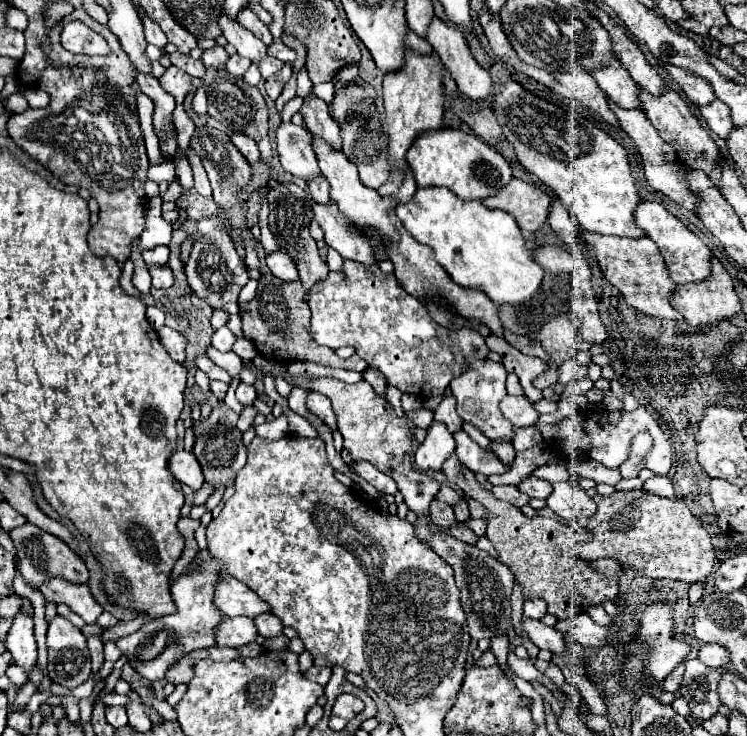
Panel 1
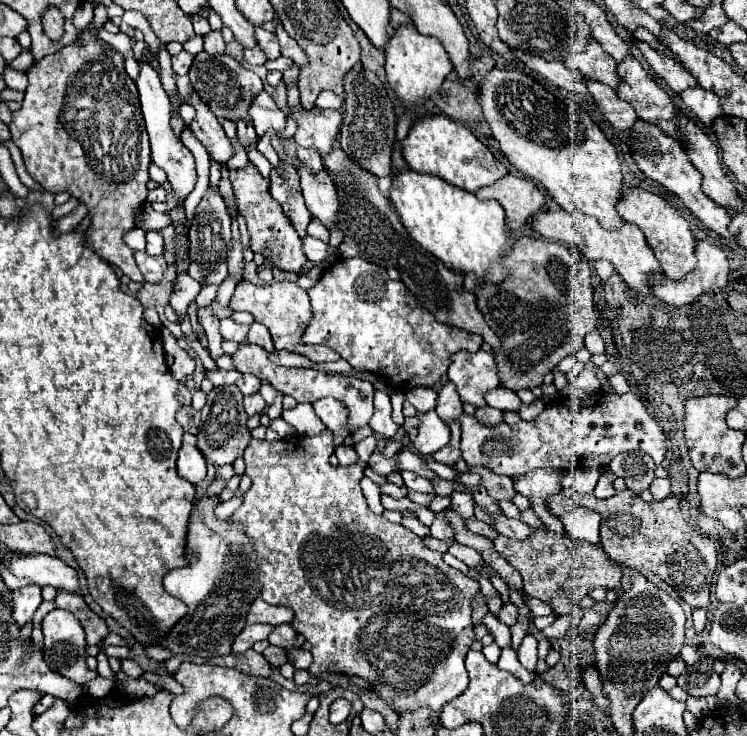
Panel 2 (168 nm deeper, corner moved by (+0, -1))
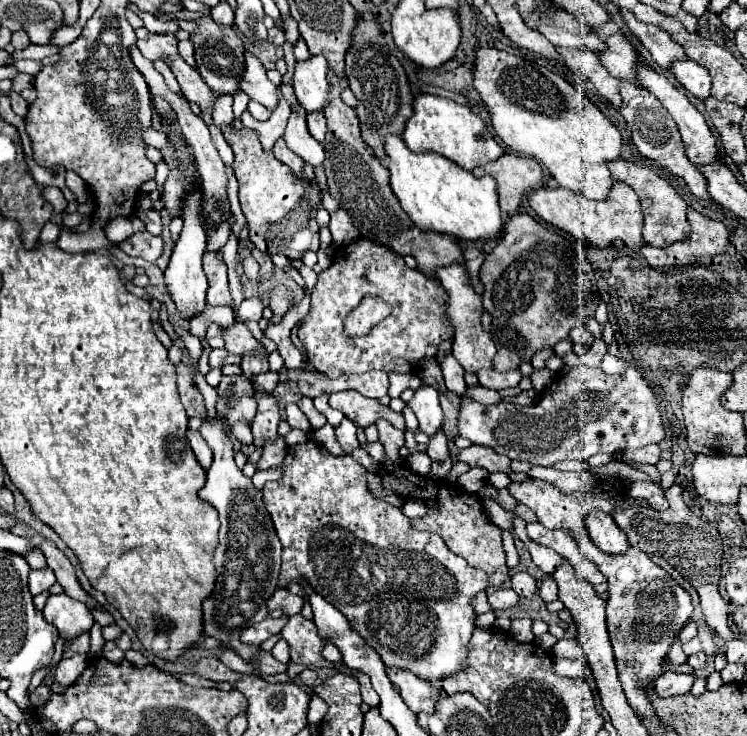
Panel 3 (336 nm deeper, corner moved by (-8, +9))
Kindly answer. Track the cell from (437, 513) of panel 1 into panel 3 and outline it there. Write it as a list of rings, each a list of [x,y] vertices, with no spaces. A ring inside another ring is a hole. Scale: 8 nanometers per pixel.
[[[516,572],[512,578],[512,588],[522,596],[522,598],[532,598],[536,592],[536,582],[528,572]]]

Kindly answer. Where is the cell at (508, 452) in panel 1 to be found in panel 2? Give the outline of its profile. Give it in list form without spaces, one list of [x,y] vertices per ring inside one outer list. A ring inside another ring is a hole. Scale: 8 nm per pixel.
[[[482,406],[482,408],[476,408],[476,414],[474,414],[478,420],[482,420],[484,424],[500,424],[504,418],[502,418],[502,412],[496,410],[496,408],[490,408],[490,406]]]

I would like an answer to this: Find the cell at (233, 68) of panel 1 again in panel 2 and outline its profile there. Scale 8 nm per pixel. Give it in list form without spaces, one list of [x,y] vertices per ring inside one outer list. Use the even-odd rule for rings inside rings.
[[[256,44],[254,48],[248,48],[246,52],[244,52],[244,58],[252,64],[252,66],[258,66],[258,64],[264,64],[266,60],[268,60],[268,56],[266,56],[266,52],[260,48],[260,44]]]

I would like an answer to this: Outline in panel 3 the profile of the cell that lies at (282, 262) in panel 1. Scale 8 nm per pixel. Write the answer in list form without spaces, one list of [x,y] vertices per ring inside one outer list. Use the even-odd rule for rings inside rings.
[[[226,126],[224,138],[234,150],[234,174],[240,184],[240,206],[248,220],[250,240],[254,242],[254,246],[268,254],[284,254],[286,258],[302,258],[304,252],[318,250],[318,224],[314,220],[320,198],[322,198],[318,184],[316,182],[308,184],[306,180],[294,180],[290,168],[286,168],[282,162],[278,162],[272,152],[262,150],[256,130],[242,128],[240,132],[236,132],[230,126]]]

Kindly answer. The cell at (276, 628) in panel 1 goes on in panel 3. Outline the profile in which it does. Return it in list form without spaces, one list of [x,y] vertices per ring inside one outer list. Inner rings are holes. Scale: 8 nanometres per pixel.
[[[300,614],[290,616],[286,628],[282,628],[280,634],[290,646],[292,662],[298,662],[298,664],[304,664],[304,666],[310,666],[310,668],[318,668],[318,666],[334,668],[332,662],[326,662],[320,656],[320,650],[322,650],[324,642],[318,636],[318,630],[316,630],[312,620],[306,620]]]

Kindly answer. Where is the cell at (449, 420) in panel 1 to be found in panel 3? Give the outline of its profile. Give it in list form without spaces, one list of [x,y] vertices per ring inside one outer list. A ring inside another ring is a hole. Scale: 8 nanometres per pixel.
[[[448,354],[442,360],[442,374],[446,380],[446,390],[456,394],[456,396],[464,396],[466,394],[466,382],[464,382],[464,368],[458,364],[458,360],[454,360],[452,354]]]

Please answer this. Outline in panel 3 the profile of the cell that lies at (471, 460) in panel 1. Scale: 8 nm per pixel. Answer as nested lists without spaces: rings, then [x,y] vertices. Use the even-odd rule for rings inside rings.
[[[582,364],[572,368],[572,372],[566,376],[556,376],[556,380],[544,390],[540,400],[532,406],[484,406],[464,396],[458,418],[458,432],[472,444],[488,446],[494,452],[508,456],[510,460],[526,460],[538,466],[552,466],[562,460],[588,460],[598,452],[618,454],[622,450],[636,450],[648,444],[658,444],[666,438],[662,416],[658,410],[658,400],[638,370],[628,366],[624,376],[606,376],[602,370],[594,370]]]

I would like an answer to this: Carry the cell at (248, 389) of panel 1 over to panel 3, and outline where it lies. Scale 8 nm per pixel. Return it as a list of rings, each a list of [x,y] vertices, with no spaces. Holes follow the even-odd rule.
[[[242,356],[240,368],[246,378],[256,378],[268,370],[268,356]]]

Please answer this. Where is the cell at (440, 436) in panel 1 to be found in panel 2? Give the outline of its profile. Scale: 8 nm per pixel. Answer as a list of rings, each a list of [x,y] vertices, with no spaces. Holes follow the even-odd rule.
[[[436,410],[430,412],[418,412],[416,414],[420,424],[418,424],[418,436],[414,438],[414,448],[422,456],[432,456],[440,448],[444,448],[450,440],[450,430],[446,422],[442,422],[436,414]]]

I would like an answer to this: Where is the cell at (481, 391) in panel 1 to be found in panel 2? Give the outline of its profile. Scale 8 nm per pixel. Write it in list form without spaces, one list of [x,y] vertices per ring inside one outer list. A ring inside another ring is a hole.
[[[460,350],[452,356],[448,378],[456,384],[462,402],[472,402],[476,408],[486,406],[484,392],[498,386],[498,370],[490,352]]]

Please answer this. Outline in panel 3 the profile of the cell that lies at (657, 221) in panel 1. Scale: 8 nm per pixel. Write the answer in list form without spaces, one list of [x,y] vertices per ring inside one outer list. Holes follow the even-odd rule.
[[[622,158],[616,160],[616,162],[612,162],[610,170],[612,170],[612,176],[618,182],[624,182],[624,184],[632,186],[634,192],[638,194],[638,198],[642,202],[642,212],[644,212],[644,240],[650,246],[668,248],[670,244],[688,238],[688,234],[690,234],[690,224],[688,224],[688,218],[686,218],[688,206],[678,196],[678,192],[670,186],[670,182],[666,178],[660,178],[660,176],[656,176],[654,180],[650,176],[644,178],[644,172],[642,172],[640,166],[630,164],[630,162],[622,160]]]

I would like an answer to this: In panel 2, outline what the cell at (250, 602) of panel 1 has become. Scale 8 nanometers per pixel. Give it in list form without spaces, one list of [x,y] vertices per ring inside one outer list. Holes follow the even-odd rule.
[[[260,596],[256,598],[256,602],[252,604],[250,612],[248,612],[248,622],[250,624],[256,624],[256,622],[262,622],[262,624],[272,624],[272,626],[278,626],[278,624],[290,624],[294,618],[294,612],[290,608],[282,608],[282,606],[270,606],[266,604]]]

